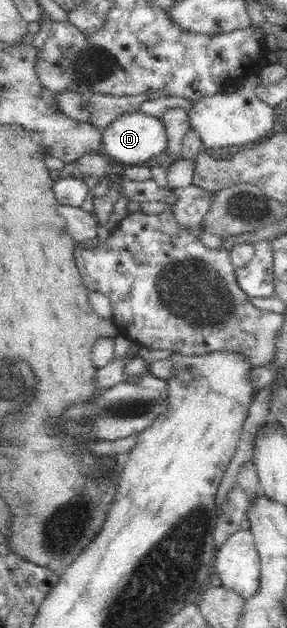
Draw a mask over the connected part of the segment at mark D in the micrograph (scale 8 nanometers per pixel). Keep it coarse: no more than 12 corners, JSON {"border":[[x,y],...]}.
{"border":[[140,110],[102,130],[104,155],[142,165],[166,150],[160,118]]}

